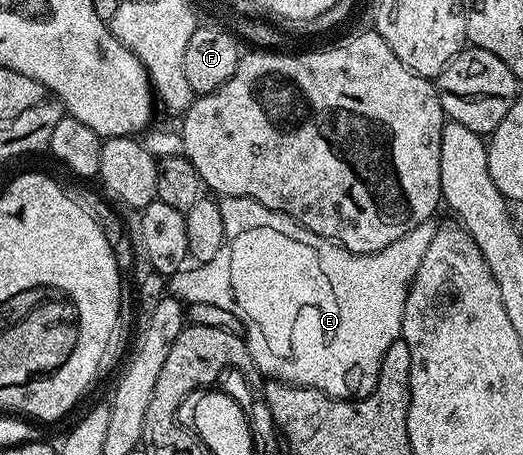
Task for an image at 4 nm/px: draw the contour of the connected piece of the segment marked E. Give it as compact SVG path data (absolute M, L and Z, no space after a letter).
M226 195L220 200L220 204L225 240L222 247L219 248L219 253L215 253L215 257L211 257L211 261L197 263L193 265L193 268L190 266L188 269L179 270L174 275L168 276L168 294L187 305L207 302L208 305L222 306L223 309L231 310L240 316L244 320L244 334L247 336L253 364L262 376L269 375L265 377L273 381L292 383L294 387L313 387L317 391L322 391L324 395L332 395L334 399L350 398L354 401L364 399L375 389L381 362L387 349L391 349L391 345L401 339L401 322L405 316L405 297L419 265L423 261L423 256L427 254L427 245L431 245L432 239L435 238L439 226L438 220L432 218L423 221L423 225L415 225L415 229L411 229L411 233L403 233L403 237L399 237L399 241L391 241L391 245L387 245L387 249L379 249L375 253L366 255L356 255L342 247L340 243L334 243L331 239L324 239L311 233L291 217L259 205L259 201L254 199Z

